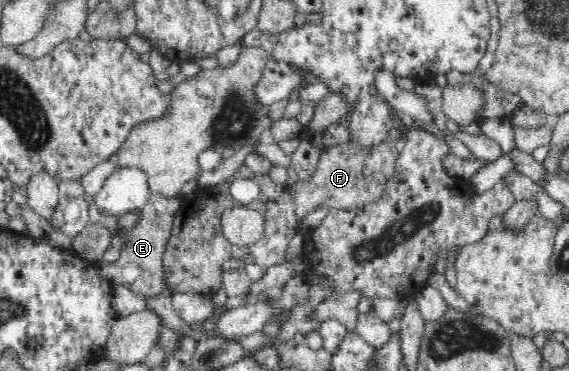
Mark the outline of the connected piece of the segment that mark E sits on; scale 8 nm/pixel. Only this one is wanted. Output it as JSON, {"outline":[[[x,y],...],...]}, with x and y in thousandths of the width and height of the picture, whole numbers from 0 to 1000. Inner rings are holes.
{"outline":[[[265,518],[258,547],[251,555],[243,593],[232,615],[207,612],[195,623],[200,642],[214,647],[211,698],[195,712],[176,706],[167,725],[197,765],[214,765],[221,776],[246,790],[250,798],[278,792],[286,776],[286,687],[290,658],[297,639],[301,604],[318,544],[309,531],[295,531],[285,518]]]}

